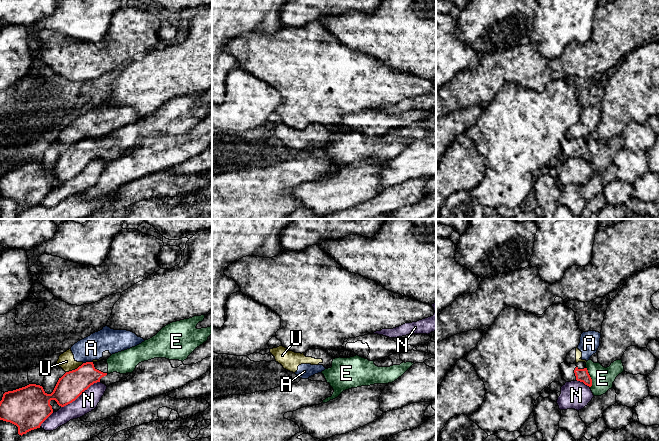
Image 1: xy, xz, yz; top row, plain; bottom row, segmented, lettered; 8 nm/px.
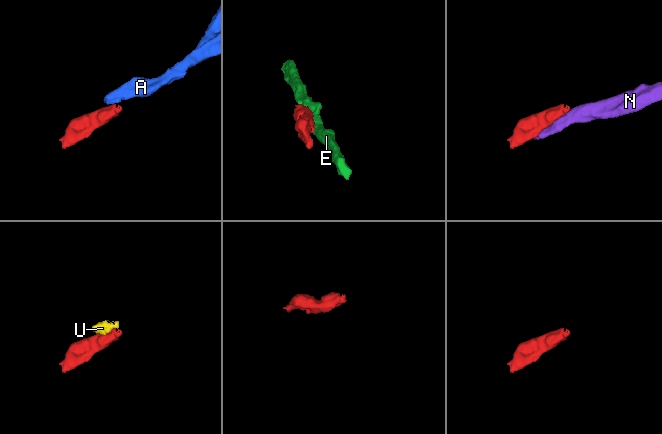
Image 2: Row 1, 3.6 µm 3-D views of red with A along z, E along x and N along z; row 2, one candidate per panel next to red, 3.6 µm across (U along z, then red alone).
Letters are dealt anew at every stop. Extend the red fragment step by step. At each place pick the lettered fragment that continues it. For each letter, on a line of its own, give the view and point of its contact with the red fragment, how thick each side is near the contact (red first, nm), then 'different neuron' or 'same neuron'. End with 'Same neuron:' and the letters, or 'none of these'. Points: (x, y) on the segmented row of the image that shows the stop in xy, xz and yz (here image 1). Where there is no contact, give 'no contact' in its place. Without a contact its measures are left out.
A: contact xy (87, 362); calibres 220 and 190 nm; different neuron
E: contact yz (590, 377); calibres 110 and 180 nm; different neuron
N: contact xy (80, 394); calibres 220 and 160 nm; different neuron
U: contact xy (75, 369); calibres 220 and 140 nm; different neuron
Same neuron: none of these

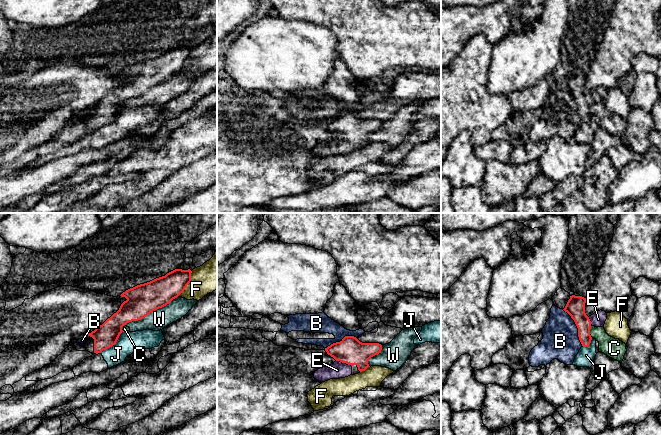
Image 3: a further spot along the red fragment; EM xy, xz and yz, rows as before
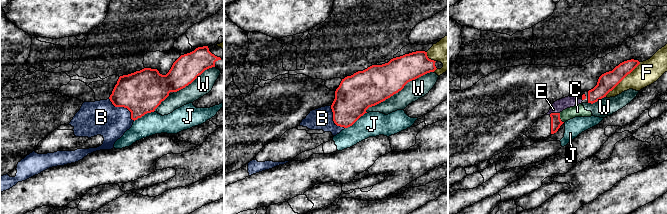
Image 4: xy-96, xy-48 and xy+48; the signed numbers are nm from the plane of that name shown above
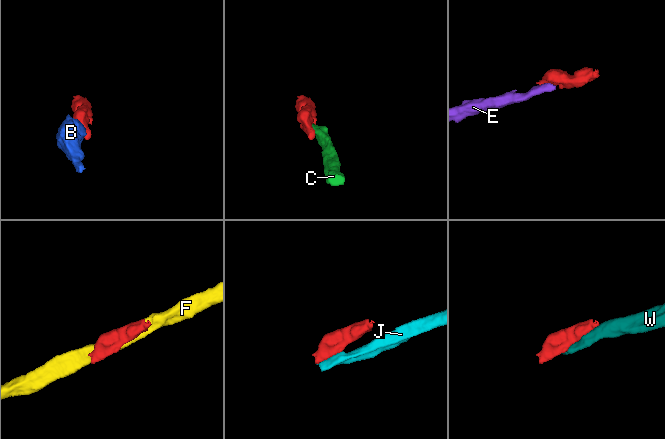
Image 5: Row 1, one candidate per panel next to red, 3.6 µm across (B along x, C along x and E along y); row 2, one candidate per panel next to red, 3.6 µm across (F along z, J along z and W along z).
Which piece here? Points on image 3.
B: contact yz (577, 327); calibres 160 and 300 nm; different neuron
C: contact yz (589, 331); calibres 160 and 160 nm; different neuron
E: contact xz (341, 361); calibres 220 and 140 nm; same neuron
F: contact xy (188, 283); calibres 220 and 240 nm; different neuron
J: contact xy (114, 344); calibres 190 and 180 nm; different neuron
W: contact xy (151, 311); calibres 240 and 160 nm; different neuron
Same neuron: E

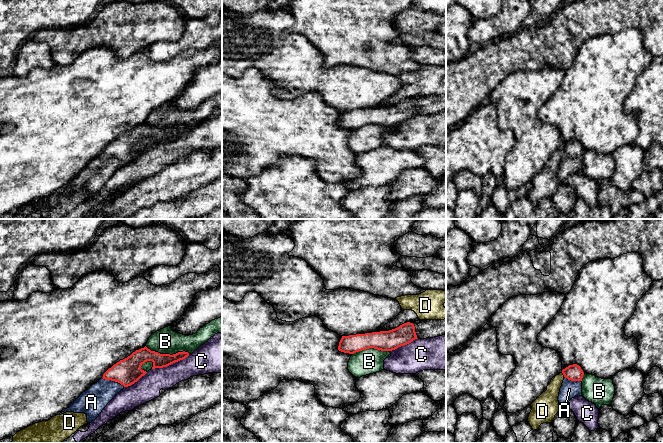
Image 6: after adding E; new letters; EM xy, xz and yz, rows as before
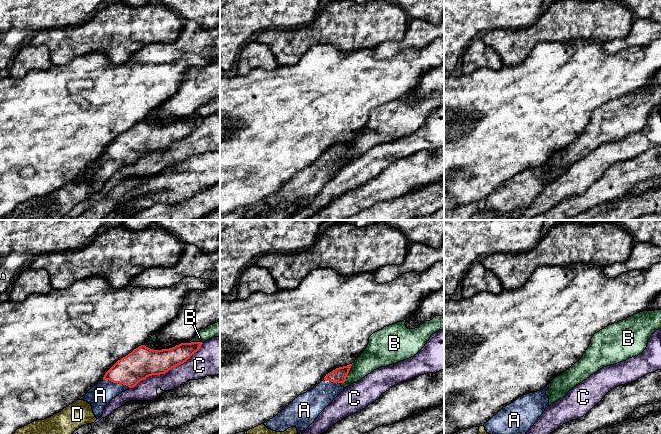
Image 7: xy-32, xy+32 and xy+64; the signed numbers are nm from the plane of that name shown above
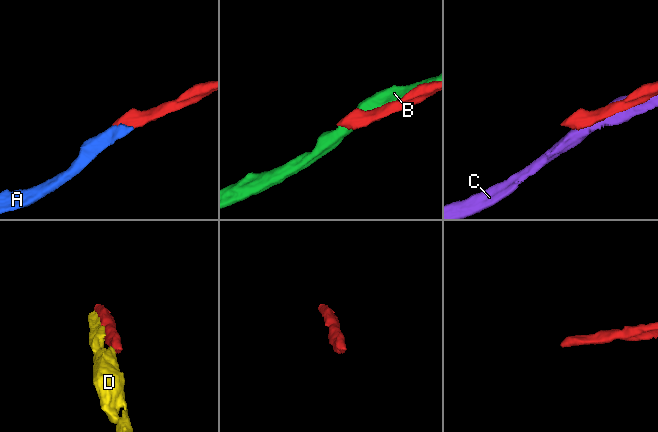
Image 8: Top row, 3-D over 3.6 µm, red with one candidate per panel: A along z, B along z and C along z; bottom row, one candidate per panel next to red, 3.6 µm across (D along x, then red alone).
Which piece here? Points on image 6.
A: contact xy (113, 380); calibres 200 and 200 nm; same neuron
B: contact xy (167, 354); calibres 120 and 200 nm; different neuron
C: contact xy (170, 364); calibres 120 and 200 nm; different neuron
D: contact yz (563, 374); calibres 130 and 160 nm; different neuron
Same neuron: A

